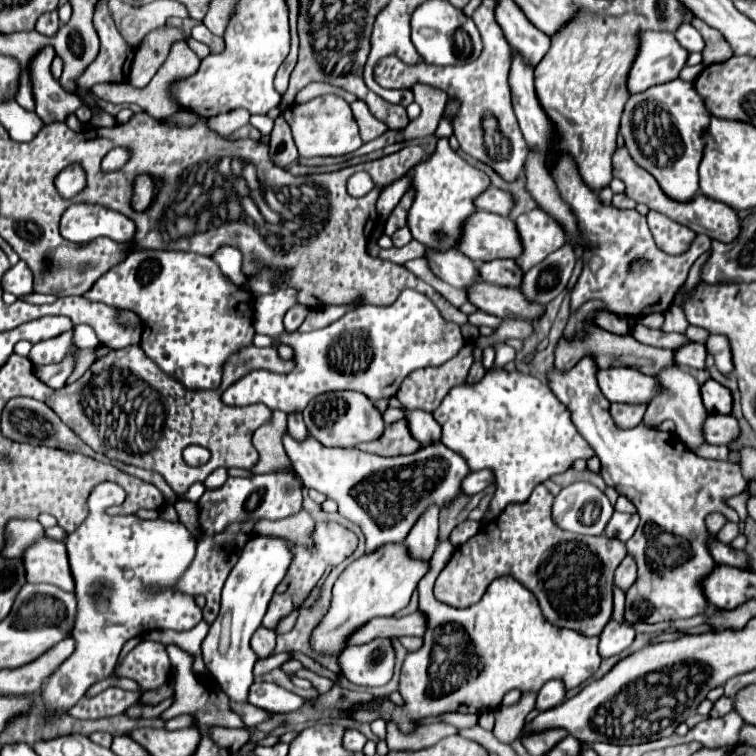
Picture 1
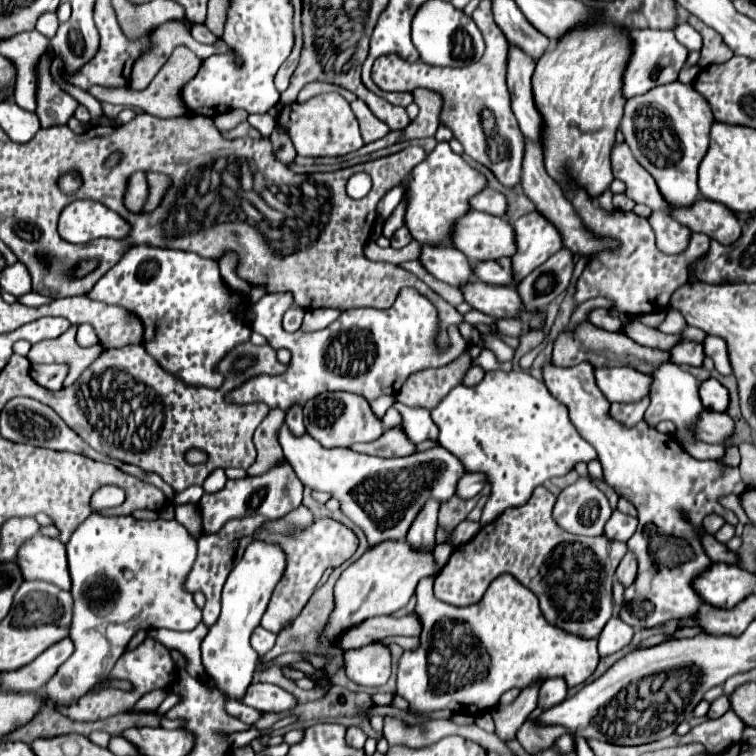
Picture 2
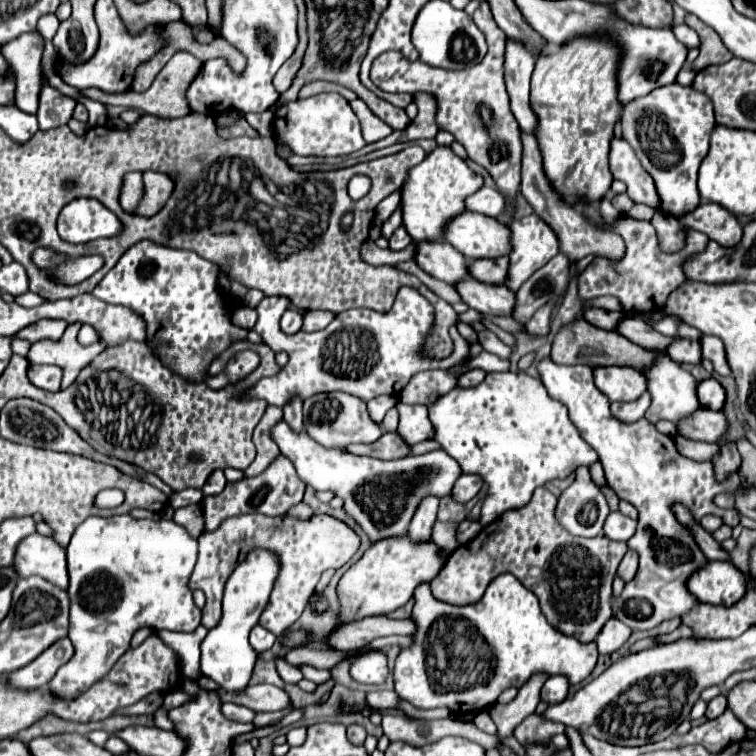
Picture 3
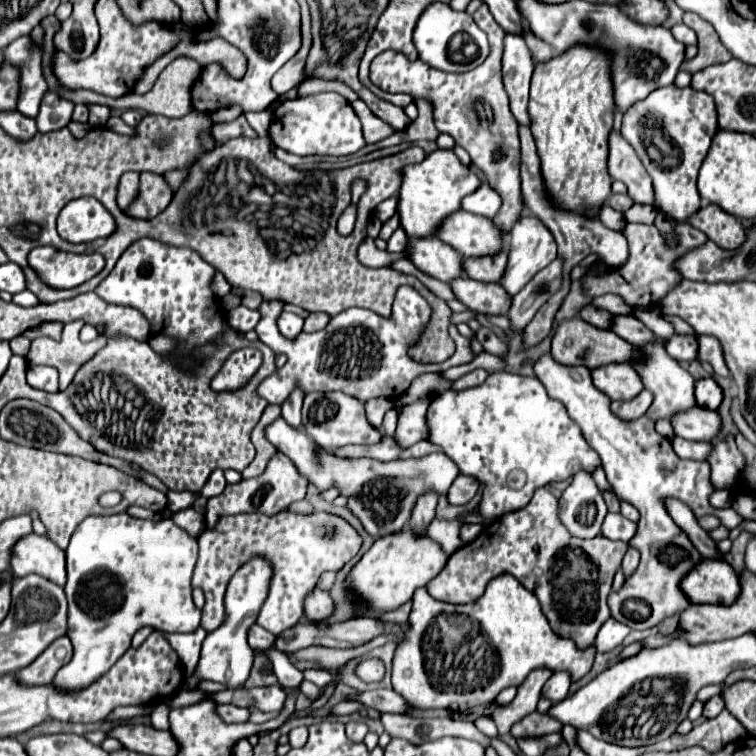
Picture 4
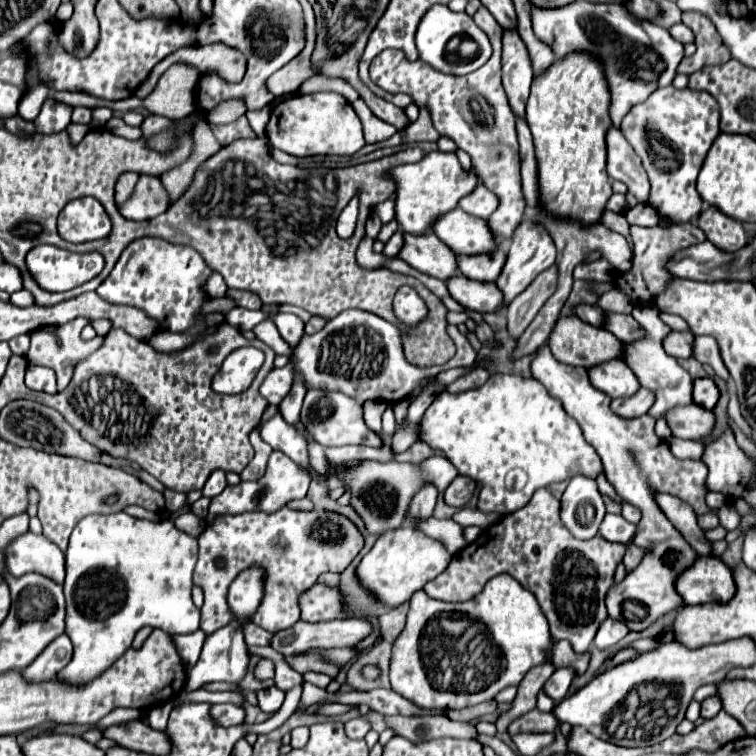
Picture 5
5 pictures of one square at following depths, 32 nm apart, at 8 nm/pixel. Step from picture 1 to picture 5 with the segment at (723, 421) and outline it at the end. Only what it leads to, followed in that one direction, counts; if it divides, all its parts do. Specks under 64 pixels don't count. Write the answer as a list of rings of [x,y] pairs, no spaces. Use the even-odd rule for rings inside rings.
[[[696,404],[670,410],[666,420],[676,438],[704,440],[714,432],[714,412],[702,410],[702,406]]]

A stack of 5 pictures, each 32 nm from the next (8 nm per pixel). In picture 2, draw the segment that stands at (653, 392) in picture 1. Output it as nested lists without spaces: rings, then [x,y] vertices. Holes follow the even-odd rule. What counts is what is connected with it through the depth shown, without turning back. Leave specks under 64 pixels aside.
[[[598,368],[596,384],[610,402],[640,402],[650,396],[652,378],[634,368]]]

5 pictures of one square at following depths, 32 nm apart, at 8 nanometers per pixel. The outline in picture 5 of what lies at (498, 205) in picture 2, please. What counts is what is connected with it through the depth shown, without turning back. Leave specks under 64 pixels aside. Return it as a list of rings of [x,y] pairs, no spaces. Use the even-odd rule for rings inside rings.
[[[478,184],[476,190],[468,196],[464,196],[460,200],[460,208],[472,216],[478,218],[490,218],[490,214],[494,214],[494,210],[498,208],[498,198],[494,192],[486,190],[486,186]]]

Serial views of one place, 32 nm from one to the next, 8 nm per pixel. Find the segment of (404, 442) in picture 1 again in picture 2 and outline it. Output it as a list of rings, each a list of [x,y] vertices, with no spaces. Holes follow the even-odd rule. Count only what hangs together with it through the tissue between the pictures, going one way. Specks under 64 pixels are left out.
[[[398,424],[394,428],[384,430],[384,434],[368,444],[354,444],[352,450],[380,456],[380,458],[394,458],[394,456],[406,456],[416,450],[416,444],[406,436],[404,428]]]

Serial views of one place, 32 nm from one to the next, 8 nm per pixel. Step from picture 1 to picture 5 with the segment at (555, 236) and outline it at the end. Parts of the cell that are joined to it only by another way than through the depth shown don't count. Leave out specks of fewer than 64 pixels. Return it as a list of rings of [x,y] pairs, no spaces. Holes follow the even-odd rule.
[[[522,220],[518,224],[518,230],[514,230],[512,234],[512,242],[510,242],[510,250],[508,250],[508,260],[502,268],[500,278],[496,280],[498,288],[502,290],[504,298],[506,298],[506,306],[514,300],[514,296],[518,296],[542,270],[546,270],[548,266],[552,266],[556,260],[556,246],[550,238],[550,234],[546,232],[546,228],[534,220]]]

